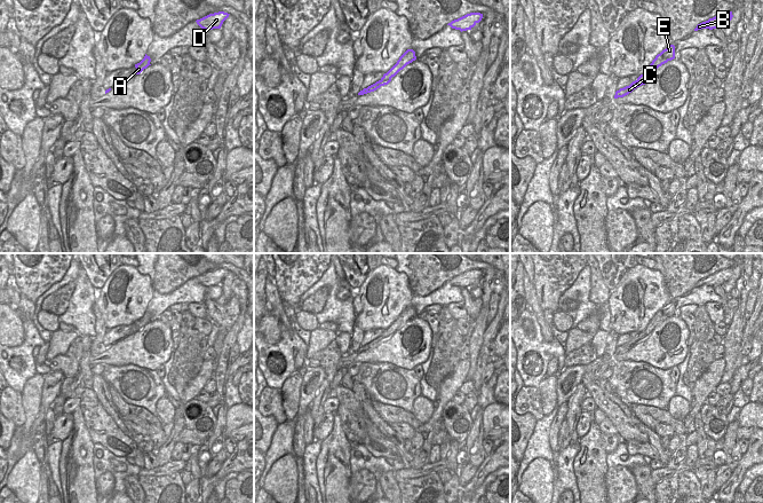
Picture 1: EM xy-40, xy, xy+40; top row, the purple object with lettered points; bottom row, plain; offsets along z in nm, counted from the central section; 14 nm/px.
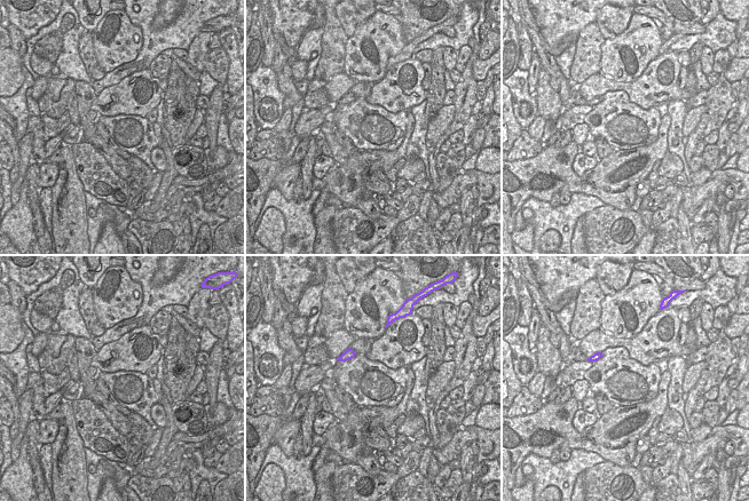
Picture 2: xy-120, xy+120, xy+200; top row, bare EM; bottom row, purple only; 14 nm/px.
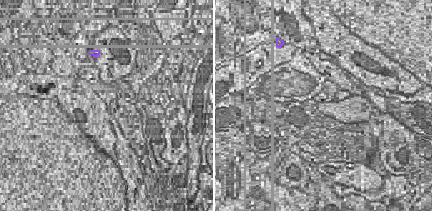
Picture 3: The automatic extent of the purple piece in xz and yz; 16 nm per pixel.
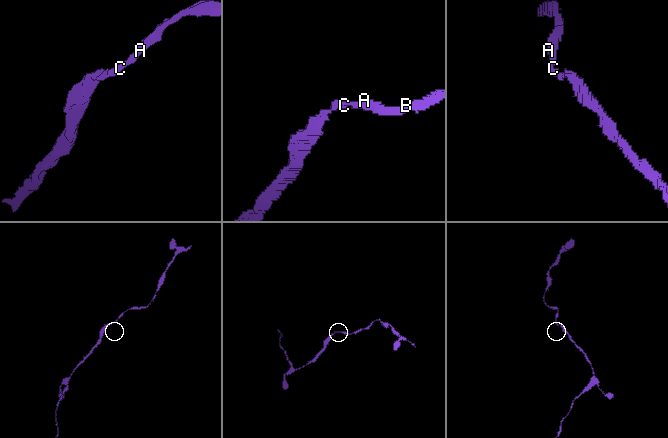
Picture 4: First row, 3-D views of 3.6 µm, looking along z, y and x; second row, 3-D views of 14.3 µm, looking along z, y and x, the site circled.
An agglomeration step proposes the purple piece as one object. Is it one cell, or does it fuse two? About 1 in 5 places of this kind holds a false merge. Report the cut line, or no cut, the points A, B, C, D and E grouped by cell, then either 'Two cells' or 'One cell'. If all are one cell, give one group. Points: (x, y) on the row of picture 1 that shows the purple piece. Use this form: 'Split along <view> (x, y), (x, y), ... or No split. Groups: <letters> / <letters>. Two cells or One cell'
No split. Groups: A B C D E. One cell

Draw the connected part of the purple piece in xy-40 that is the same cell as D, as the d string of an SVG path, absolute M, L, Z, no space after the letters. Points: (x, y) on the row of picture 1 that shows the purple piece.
M218 11L214 14L209 14L200 19L197 19L197 24L206 30L221 29L223 22L229 17L230 14L224 11Z

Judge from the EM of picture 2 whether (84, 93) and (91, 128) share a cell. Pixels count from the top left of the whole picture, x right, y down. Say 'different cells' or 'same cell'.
same cell

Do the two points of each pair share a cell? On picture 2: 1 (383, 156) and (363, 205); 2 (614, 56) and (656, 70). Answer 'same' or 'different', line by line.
1: same
2: different

